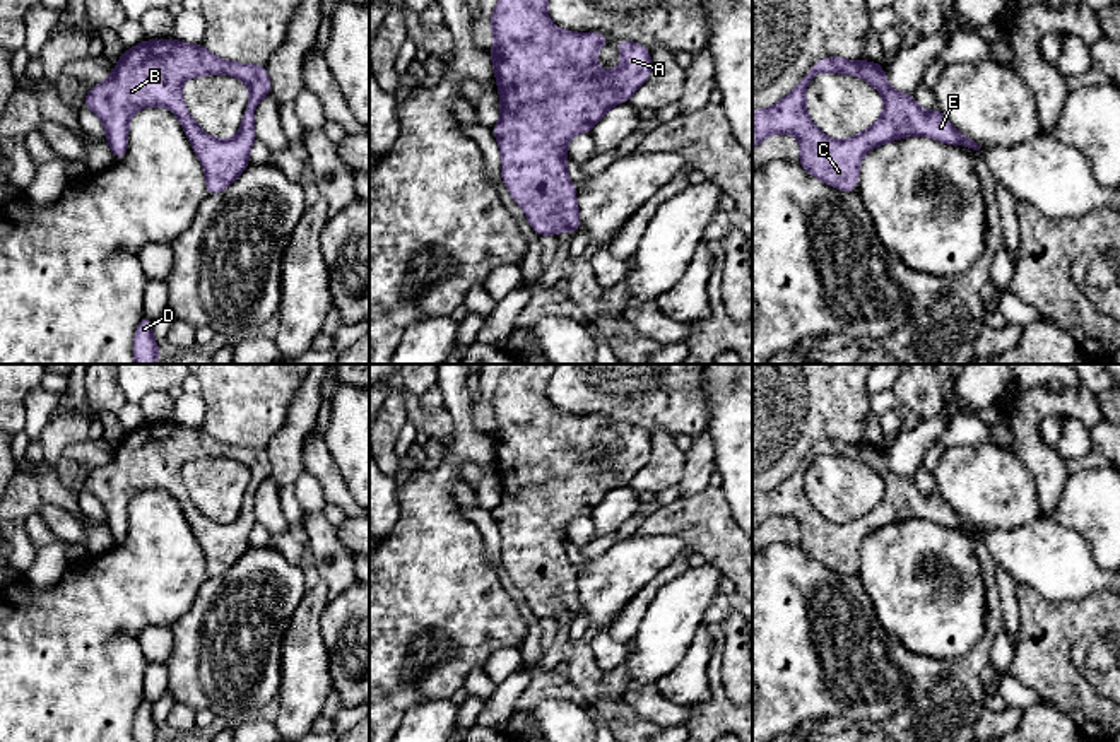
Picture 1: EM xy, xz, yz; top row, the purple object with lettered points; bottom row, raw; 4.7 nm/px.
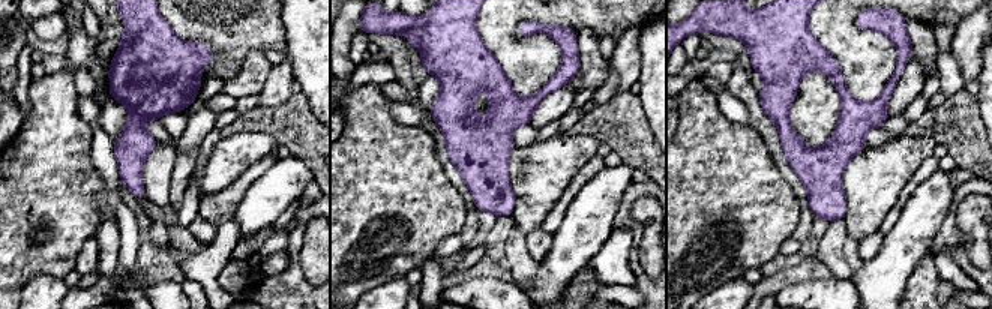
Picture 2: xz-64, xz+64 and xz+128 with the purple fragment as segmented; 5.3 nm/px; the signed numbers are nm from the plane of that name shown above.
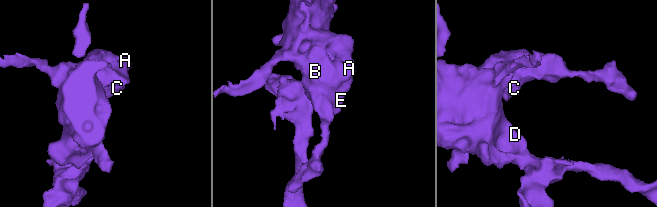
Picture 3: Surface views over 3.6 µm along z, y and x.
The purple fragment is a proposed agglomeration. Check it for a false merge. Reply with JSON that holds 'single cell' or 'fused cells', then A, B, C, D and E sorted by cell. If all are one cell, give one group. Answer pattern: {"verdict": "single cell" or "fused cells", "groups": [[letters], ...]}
{"verdict": "single cell", "groups": [["A", "B", "C", "D", "E"]]}

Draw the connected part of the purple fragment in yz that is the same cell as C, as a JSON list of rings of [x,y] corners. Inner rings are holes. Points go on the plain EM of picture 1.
[[[840,439],[817,443],[788,479],[768,492],[752,494],[752,533],[775,516],[795,518],[800,527],[799,547],[811,559],[840,574],[857,574],[862,540],[870,532],[891,523],[923,518],[949,528],[981,532],[975,523],[958,515],[939,491],[925,496],[918,491],[913,477],[894,474],[886,463],[882,448]],[[821,455],[860,458],[881,475],[886,486],[882,499],[872,509],[846,523],[828,521],[811,504],[805,492],[805,474]]]

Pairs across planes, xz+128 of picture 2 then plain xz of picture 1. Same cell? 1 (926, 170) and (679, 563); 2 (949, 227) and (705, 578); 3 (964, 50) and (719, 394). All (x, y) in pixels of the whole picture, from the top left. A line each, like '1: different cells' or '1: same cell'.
1: same cell
2: different cells
3: different cells

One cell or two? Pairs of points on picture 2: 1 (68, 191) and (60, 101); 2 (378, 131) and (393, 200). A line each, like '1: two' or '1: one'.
1: one
2: one

